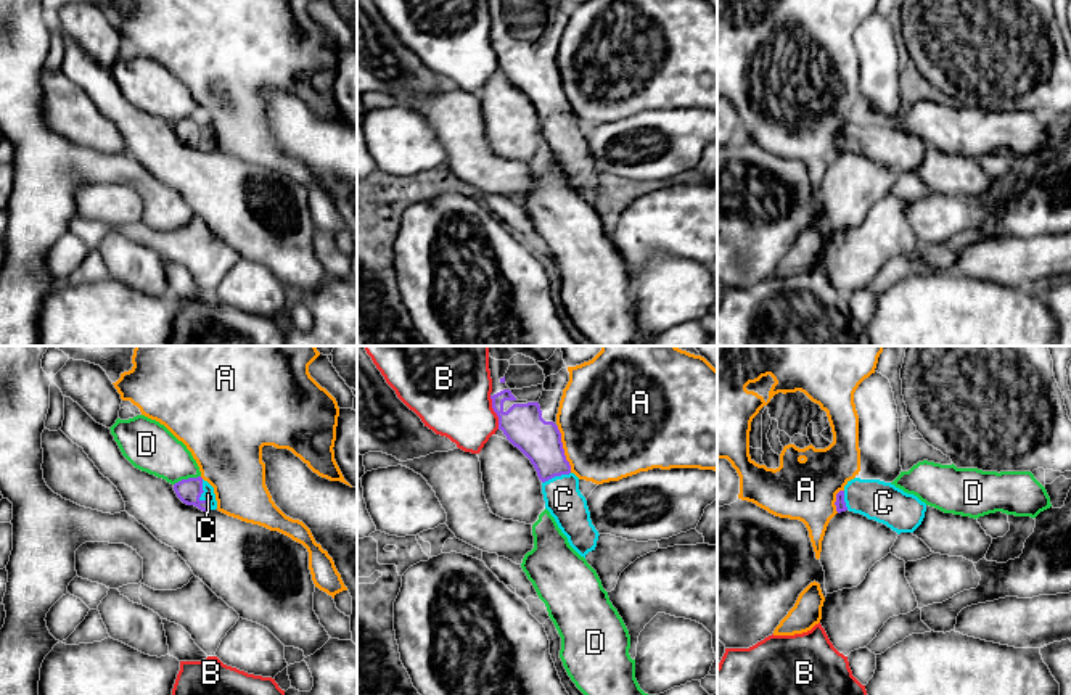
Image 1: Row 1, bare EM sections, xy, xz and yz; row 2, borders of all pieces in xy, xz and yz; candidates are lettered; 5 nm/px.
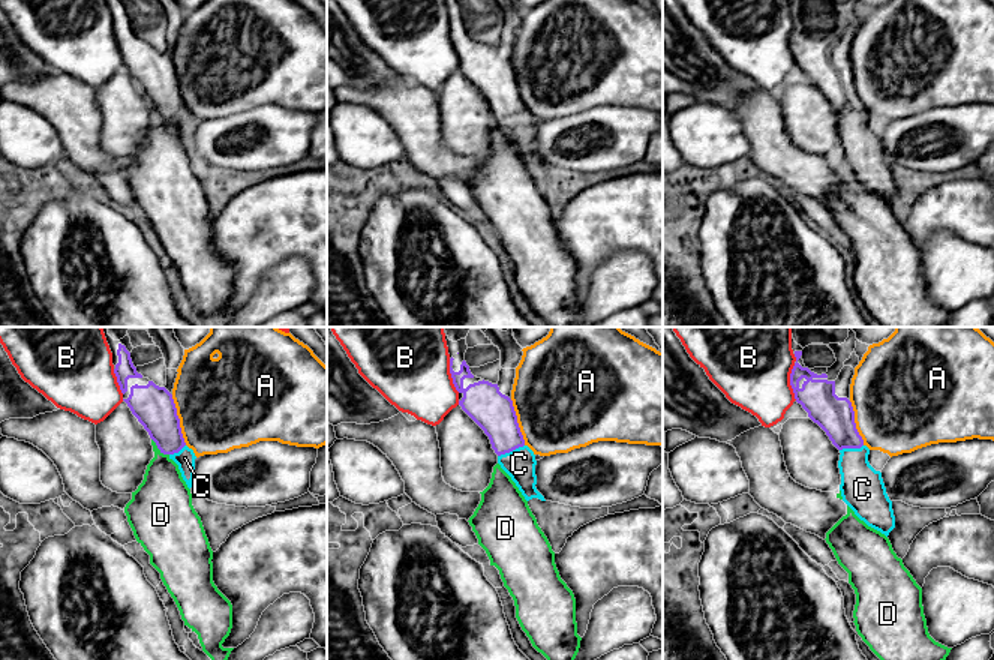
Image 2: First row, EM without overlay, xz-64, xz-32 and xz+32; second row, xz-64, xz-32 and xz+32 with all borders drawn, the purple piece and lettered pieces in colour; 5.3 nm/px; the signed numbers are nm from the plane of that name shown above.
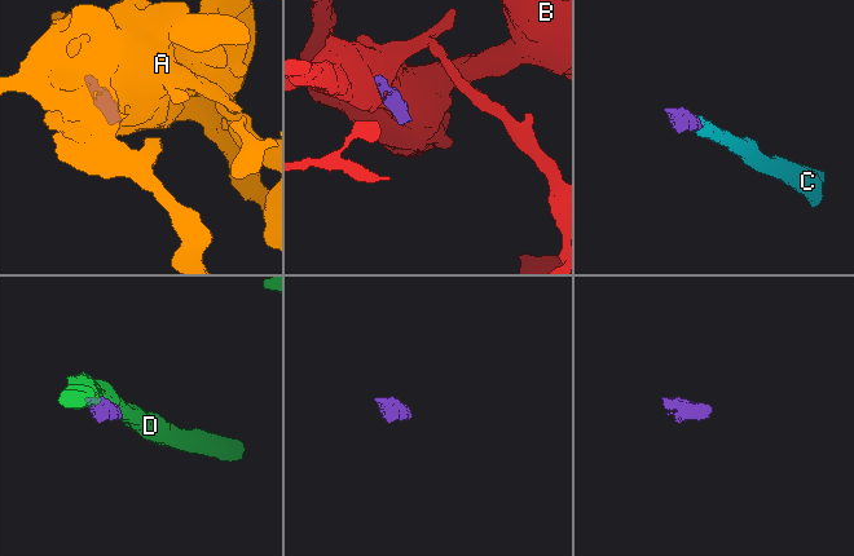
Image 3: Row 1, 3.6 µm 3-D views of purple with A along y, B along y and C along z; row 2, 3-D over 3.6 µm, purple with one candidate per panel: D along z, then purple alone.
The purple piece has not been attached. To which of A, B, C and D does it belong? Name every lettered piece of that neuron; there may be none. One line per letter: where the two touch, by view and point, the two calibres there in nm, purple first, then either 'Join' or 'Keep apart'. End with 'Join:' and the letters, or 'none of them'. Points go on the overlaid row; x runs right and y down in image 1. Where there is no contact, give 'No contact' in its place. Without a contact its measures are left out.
A: Touches purple at xz (563, 449). Thickness 200 nm (purple) against 480 nm. Keep apart
B: Touches purple at xz (494, 411). Thickness 200 nm (purple) against 400 nm. Keep apart
C: Touches purple at xy (200, 496). Thickness 120 nm (purple) against 60 nm. Join
D: Touches purple at xy (188, 478). Thickness 120 nm (purple) against 240 nm. Keep apart
Join: C

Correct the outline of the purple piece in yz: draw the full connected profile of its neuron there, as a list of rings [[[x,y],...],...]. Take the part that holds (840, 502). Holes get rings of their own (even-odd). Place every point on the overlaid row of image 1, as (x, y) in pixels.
[[[854,478],[836,494],[836,512],[854,512],[886,524],[897,534],[913,533],[923,521],[926,504],[891,483]]]

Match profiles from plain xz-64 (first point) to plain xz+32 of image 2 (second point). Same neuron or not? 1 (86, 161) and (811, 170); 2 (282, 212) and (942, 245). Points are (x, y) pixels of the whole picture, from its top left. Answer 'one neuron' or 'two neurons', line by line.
1: one neuron
2: two neurons

